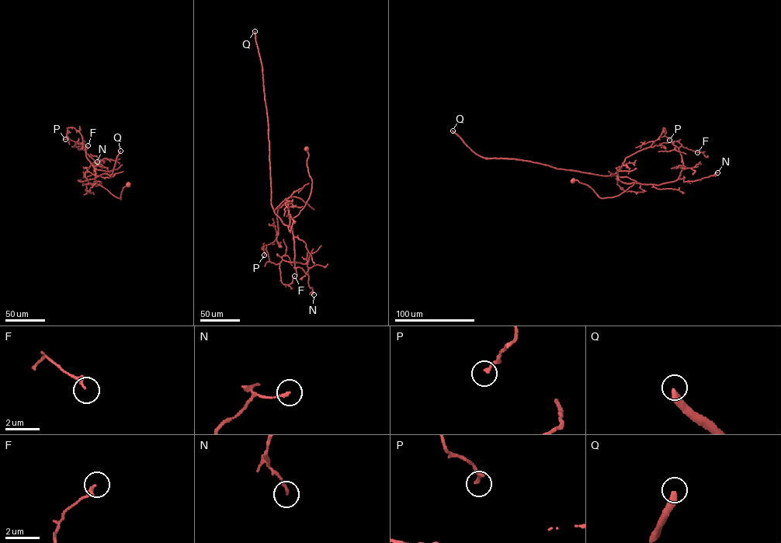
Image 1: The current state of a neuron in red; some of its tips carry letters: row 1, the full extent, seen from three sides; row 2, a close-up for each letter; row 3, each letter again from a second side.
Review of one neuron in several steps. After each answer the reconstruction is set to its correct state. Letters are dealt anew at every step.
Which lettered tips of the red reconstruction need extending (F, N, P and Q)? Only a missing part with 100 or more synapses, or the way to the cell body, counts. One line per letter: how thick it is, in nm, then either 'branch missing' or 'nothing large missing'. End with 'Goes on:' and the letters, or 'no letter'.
F: calibre 200 nm; nothing large missing
N: calibre 150 nm; nothing large missing
P: calibre 200 nm; nothing large missing
Q: calibre 360 nm; branch missing
Goes on: Q

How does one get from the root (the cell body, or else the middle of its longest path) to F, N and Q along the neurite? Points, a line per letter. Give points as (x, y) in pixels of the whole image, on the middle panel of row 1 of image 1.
F: (307, 148), (311, 192), (289, 224), (294, 262), (300, 262), (282, 259), (279, 266), (282, 283), (294, 276)
N: (307, 148), (311, 192), (289, 225), (294, 267), (301, 268), (308, 276), (314, 294)
Q: (307, 148), (310, 193), (300, 214), (286, 225), (271, 203), (268, 118), (255, 31)

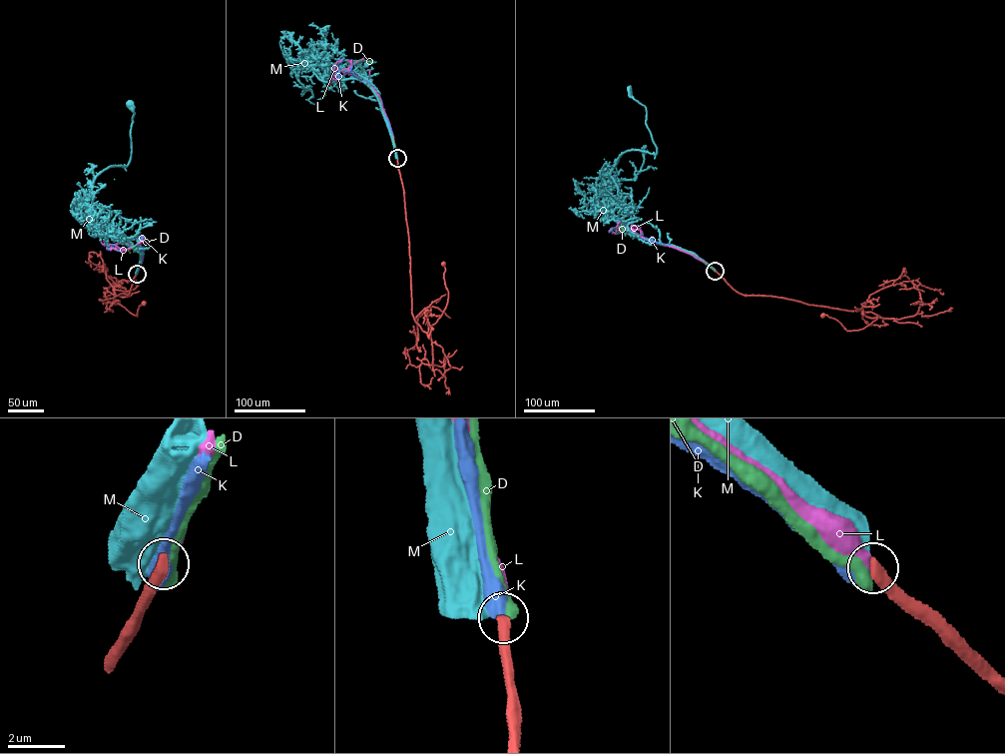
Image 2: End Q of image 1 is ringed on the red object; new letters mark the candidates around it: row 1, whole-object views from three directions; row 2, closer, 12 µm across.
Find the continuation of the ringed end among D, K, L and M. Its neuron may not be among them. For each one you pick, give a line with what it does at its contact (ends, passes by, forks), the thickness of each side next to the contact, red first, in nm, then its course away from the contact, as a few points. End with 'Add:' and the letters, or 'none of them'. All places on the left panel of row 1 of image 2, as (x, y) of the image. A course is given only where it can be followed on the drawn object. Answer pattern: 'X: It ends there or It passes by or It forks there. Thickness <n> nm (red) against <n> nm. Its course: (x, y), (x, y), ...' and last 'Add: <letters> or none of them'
L: It ends there. Thickness 440 nm (red) against 440 nm. Its course: (137, 274), (142, 252), (126, 243), (115, 245), (131, 248), (142, 241), (142, 236)
Add: L

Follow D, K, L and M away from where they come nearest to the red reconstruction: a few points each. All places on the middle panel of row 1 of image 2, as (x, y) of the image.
D: (397, 158), (377, 93), (357, 71), (359, 61), (372, 63)
K: (397, 158), (378, 92), (350, 71), (353, 64), (365, 57)
L: (397, 158), (388, 121), (376, 91), (363, 78), (342, 71), (364, 60)
M: (397, 158), (374, 92), (357, 79), (321, 81), (301, 61), (343, 89), (328, 61), (320, 56)

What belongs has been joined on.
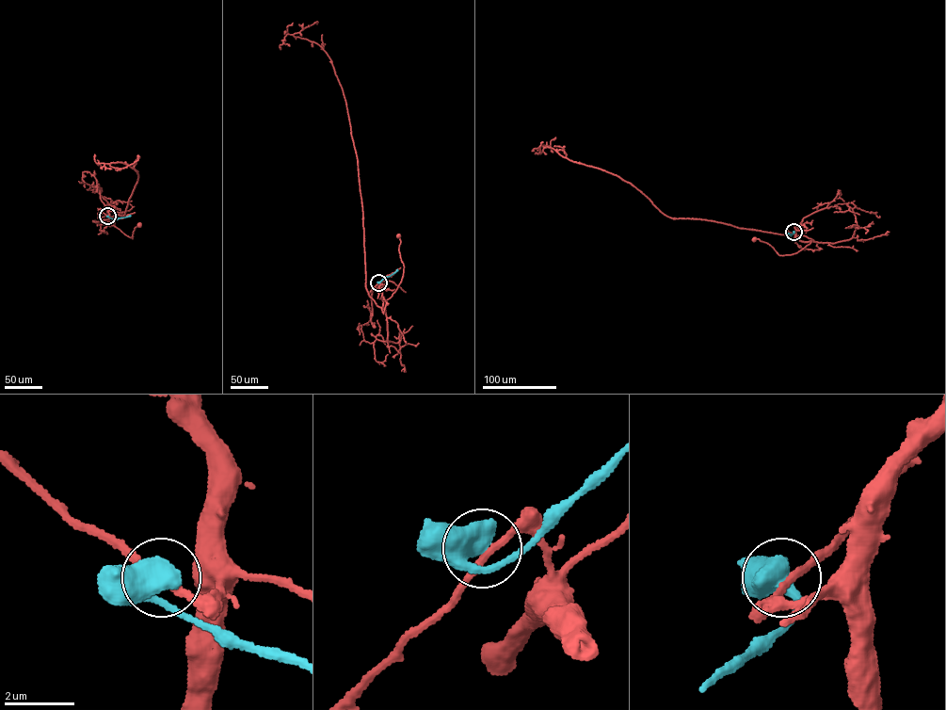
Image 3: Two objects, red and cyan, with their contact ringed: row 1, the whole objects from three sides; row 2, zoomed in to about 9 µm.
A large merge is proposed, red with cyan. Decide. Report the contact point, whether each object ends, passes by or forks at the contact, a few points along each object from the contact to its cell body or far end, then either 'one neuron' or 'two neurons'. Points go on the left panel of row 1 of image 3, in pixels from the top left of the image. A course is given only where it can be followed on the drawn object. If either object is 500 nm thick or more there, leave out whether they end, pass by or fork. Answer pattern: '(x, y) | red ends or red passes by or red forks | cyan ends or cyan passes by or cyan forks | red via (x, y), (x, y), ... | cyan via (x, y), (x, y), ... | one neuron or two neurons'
(107, 216) | red via (107, 216), (104, 225), (115, 226), (133, 238), (135, 228), (139, 224) | cyan via (108, 216), (115, 219), (130, 216) | two neurons

